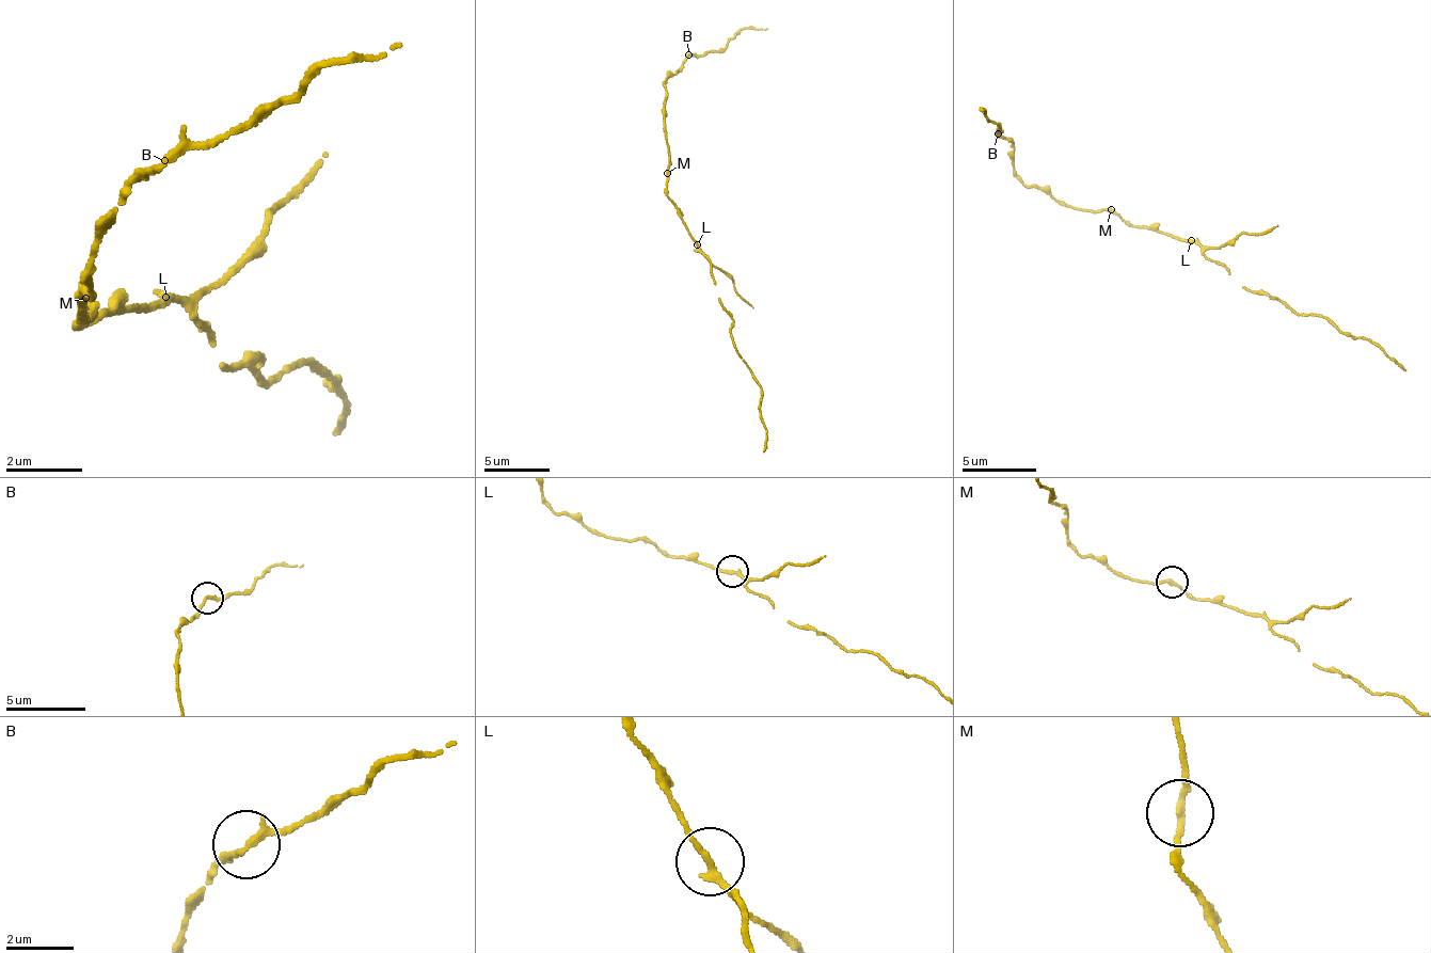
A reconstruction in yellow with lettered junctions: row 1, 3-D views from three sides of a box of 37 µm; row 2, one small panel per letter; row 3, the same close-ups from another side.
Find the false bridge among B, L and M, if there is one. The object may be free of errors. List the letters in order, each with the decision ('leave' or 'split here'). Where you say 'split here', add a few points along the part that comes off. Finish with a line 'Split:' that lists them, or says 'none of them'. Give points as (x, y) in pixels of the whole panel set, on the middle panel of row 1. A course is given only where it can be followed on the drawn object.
B: leave
L: leave
M: leave
Split: none of them

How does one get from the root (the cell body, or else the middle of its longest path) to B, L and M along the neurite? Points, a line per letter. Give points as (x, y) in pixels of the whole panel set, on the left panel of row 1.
B: (102, 311), (84, 324), (86, 303), (89, 324), (79, 318), (80, 326), (93, 238), (122, 191), (162, 158)
L: (102, 311), (111, 303), (121, 310), (129, 301), (139, 307), (165, 297)
M: (102, 311), (84, 319), (84, 324), (85, 298)

